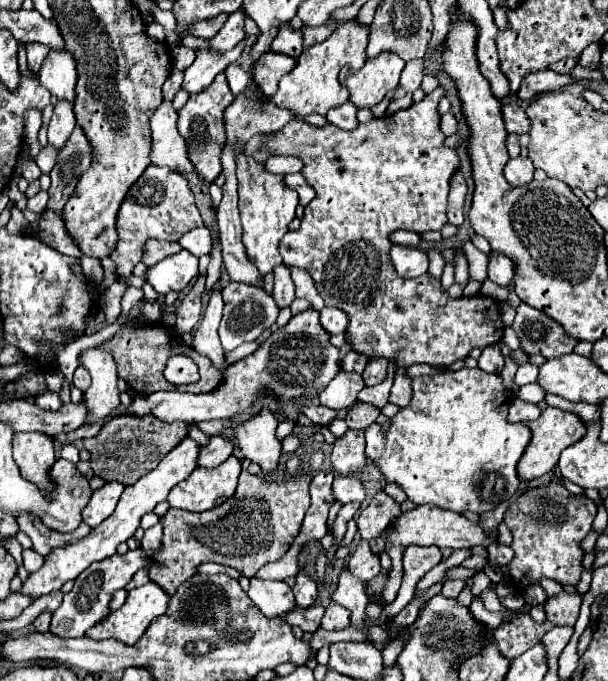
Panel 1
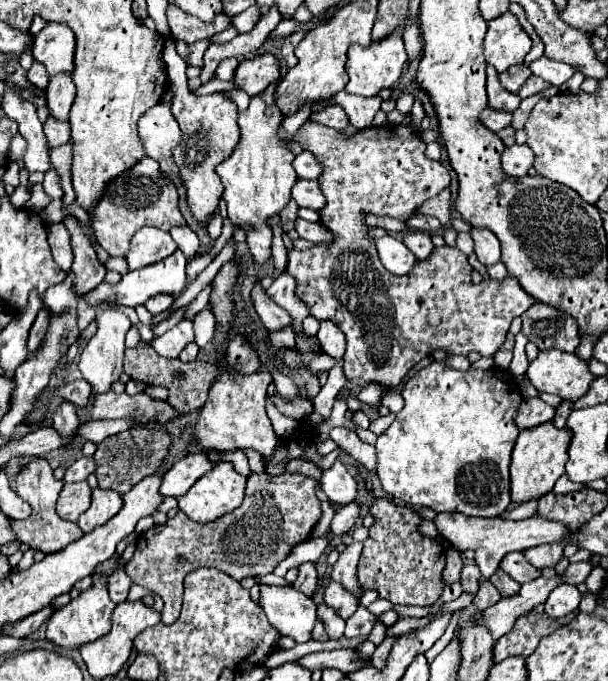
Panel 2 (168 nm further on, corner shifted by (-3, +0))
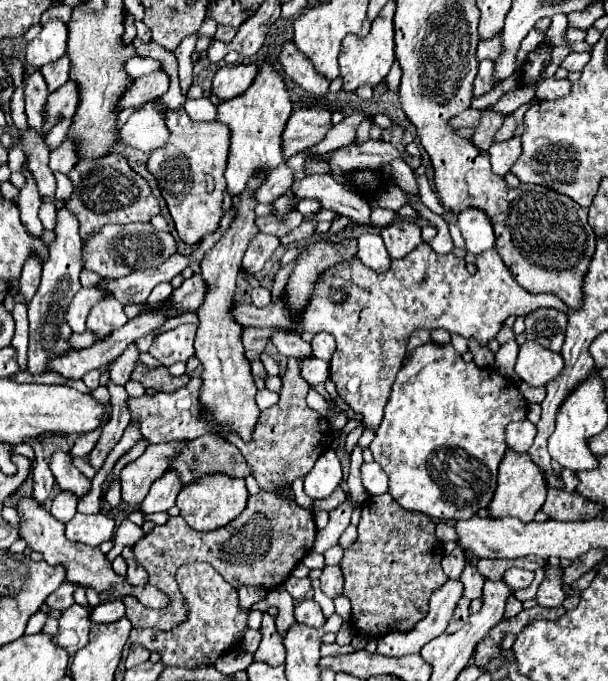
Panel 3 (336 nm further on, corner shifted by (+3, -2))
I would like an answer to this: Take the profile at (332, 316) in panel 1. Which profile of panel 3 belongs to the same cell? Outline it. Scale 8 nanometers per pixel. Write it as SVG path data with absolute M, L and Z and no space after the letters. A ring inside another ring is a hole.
M320 332L314 336L312 340L312 354L316 358L322 358L322 360L330 360L332 354L336 350L336 342L334 342L334 336L332 334L326 334L326 332Z

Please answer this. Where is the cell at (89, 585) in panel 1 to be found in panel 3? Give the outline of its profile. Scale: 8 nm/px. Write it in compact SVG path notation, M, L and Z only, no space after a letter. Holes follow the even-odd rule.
M74 604L62 612L58 622L60 622L60 630L54 636L54 640L70 656L74 656L80 648L84 648L88 644L88 634L90 634L90 626L92 626L90 608Z

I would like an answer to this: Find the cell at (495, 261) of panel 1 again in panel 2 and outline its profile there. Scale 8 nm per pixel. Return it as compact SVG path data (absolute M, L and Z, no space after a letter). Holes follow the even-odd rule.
M472 228L472 238L476 256L484 266L494 266L496 262L500 262L500 242L490 230Z

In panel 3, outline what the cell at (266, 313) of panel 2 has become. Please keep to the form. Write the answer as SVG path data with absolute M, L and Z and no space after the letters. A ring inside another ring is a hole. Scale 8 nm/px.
M276 332L276 336L272 336L272 344L282 356L292 356L298 360L306 360L308 356L312 356L310 344L304 342L296 332Z

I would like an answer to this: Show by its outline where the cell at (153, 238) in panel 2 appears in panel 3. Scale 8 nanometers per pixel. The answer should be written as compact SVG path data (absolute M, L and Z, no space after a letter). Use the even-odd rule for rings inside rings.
M106 224L100 232L92 232L82 244L84 268L102 278L122 278L136 270L158 268L168 256L176 252L176 242L168 232L156 230L152 224Z

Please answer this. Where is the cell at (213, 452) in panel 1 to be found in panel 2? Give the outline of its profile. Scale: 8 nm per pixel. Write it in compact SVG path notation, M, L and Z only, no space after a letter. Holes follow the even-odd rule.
M198 452L198 454L188 454L182 460L178 460L172 470L166 472L166 478L162 480L162 496L180 496L186 494L186 490L206 472L212 470L212 462L206 458L206 452Z

